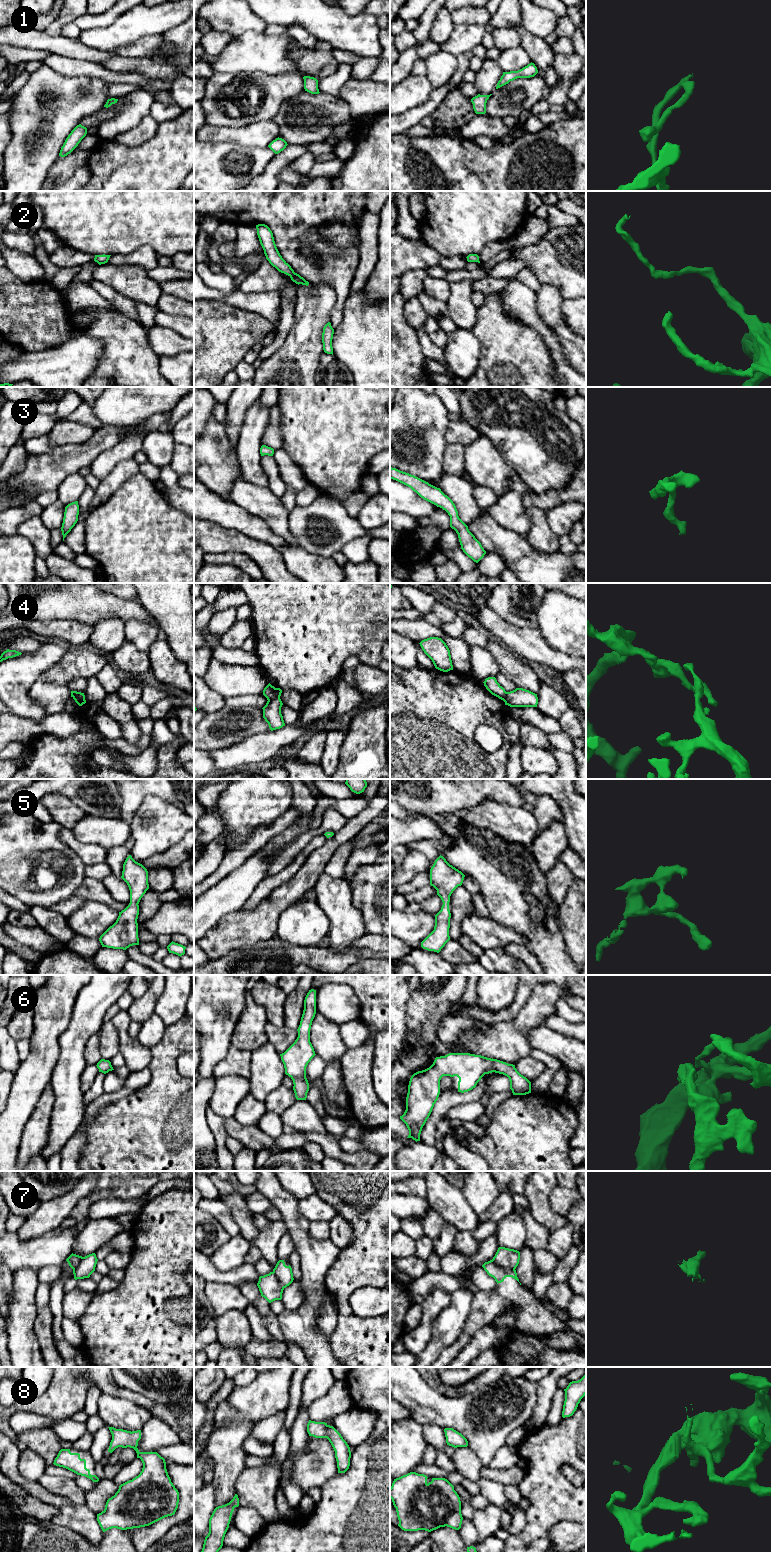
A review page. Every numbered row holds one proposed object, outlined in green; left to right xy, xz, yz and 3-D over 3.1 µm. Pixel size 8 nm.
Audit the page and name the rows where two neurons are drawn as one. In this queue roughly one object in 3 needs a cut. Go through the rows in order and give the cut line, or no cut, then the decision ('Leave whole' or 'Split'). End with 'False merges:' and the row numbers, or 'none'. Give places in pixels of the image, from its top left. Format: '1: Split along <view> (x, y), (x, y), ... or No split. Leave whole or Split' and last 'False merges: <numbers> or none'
1: No split. Leave whole
2: No split. Leave whole
3: No split. Leave whole
4: Split along xz (279, 697), (268, 700). Split
5: No split. Leave whole
6: No split. Leave whole
7: Split along yz (492, 1259), (502, 1267), (514, 1269). Split
8: No split. Leave whole
False merges: 4, 7

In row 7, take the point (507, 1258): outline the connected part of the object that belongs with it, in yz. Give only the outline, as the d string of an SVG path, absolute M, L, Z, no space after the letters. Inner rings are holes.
M499 1247L492 1260L502 1268L516 1269L520 1260L520 1252L514 1249Z

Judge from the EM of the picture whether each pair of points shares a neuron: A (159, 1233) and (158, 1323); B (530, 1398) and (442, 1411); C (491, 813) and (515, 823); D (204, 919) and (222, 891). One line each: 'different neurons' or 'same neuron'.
A: same neuron
B: same neuron
C: same neuron
D: same neuron

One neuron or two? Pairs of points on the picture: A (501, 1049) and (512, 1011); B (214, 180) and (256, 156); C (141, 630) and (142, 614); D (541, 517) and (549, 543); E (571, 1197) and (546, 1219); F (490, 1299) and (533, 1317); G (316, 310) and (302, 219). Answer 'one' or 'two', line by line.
A: two
B: one
C: two
D: one
E: two
F: one
G: two

